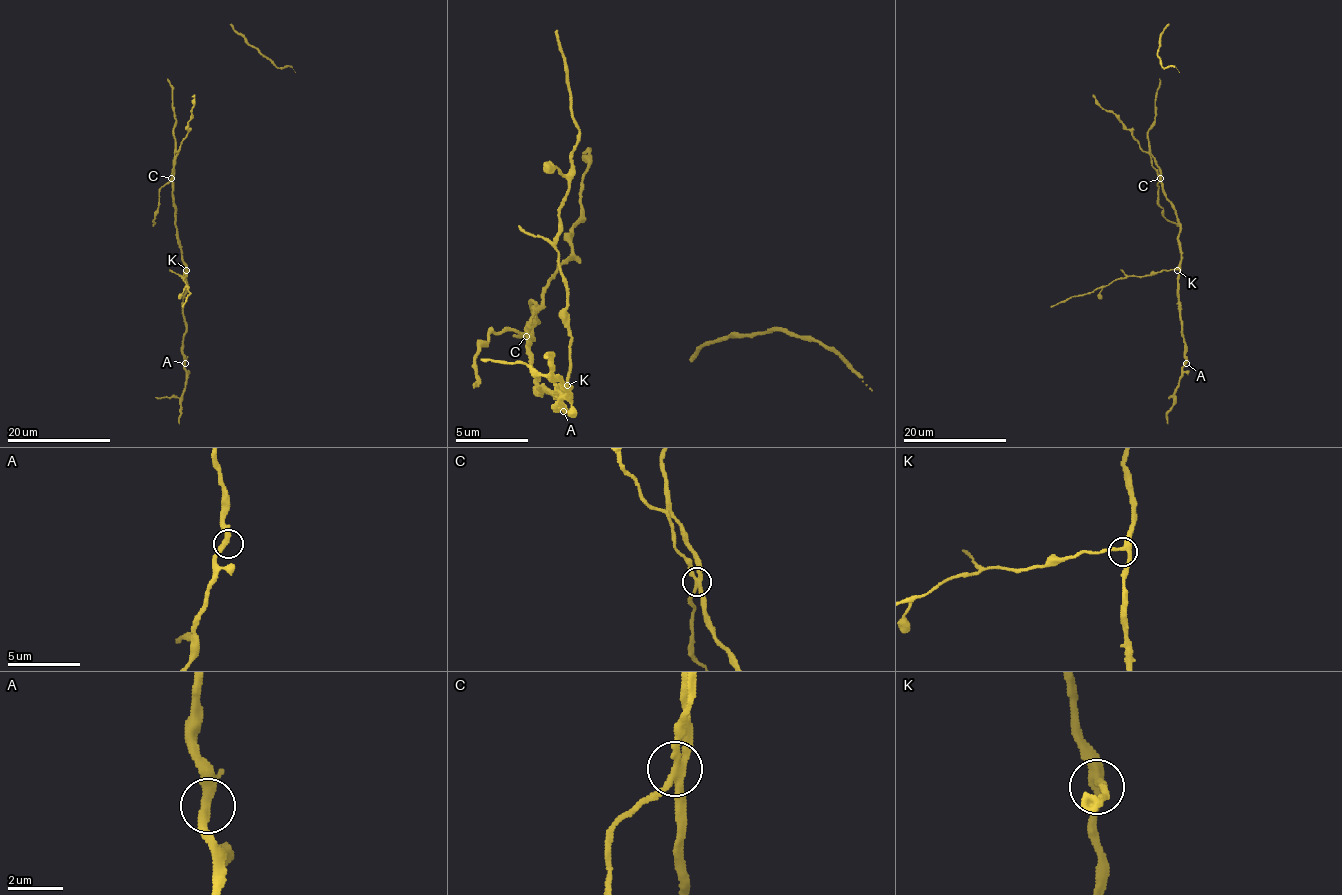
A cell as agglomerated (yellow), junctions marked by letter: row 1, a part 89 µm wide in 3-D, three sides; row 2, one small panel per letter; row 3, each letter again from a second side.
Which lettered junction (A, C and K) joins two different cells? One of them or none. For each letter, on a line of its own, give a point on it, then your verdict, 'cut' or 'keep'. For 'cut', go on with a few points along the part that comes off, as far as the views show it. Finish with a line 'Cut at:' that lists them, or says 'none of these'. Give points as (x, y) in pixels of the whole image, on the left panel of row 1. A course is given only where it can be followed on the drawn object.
A: (185, 363) | keep
C: (171, 178) | cut | (172, 178), (174, 156), (187, 131), (195, 95)
K: (186, 270) | keep
Cut at: C

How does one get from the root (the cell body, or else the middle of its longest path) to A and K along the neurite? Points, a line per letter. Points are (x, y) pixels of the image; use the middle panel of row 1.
A: (530, 338), (534, 385), (541, 393), (567, 385), (556, 389), (567, 396), (556, 404), (563, 411)
K: (530, 338), (534, 385), (541, 393), (545, 385), (552, 393), (559, 393), (567, 385)

